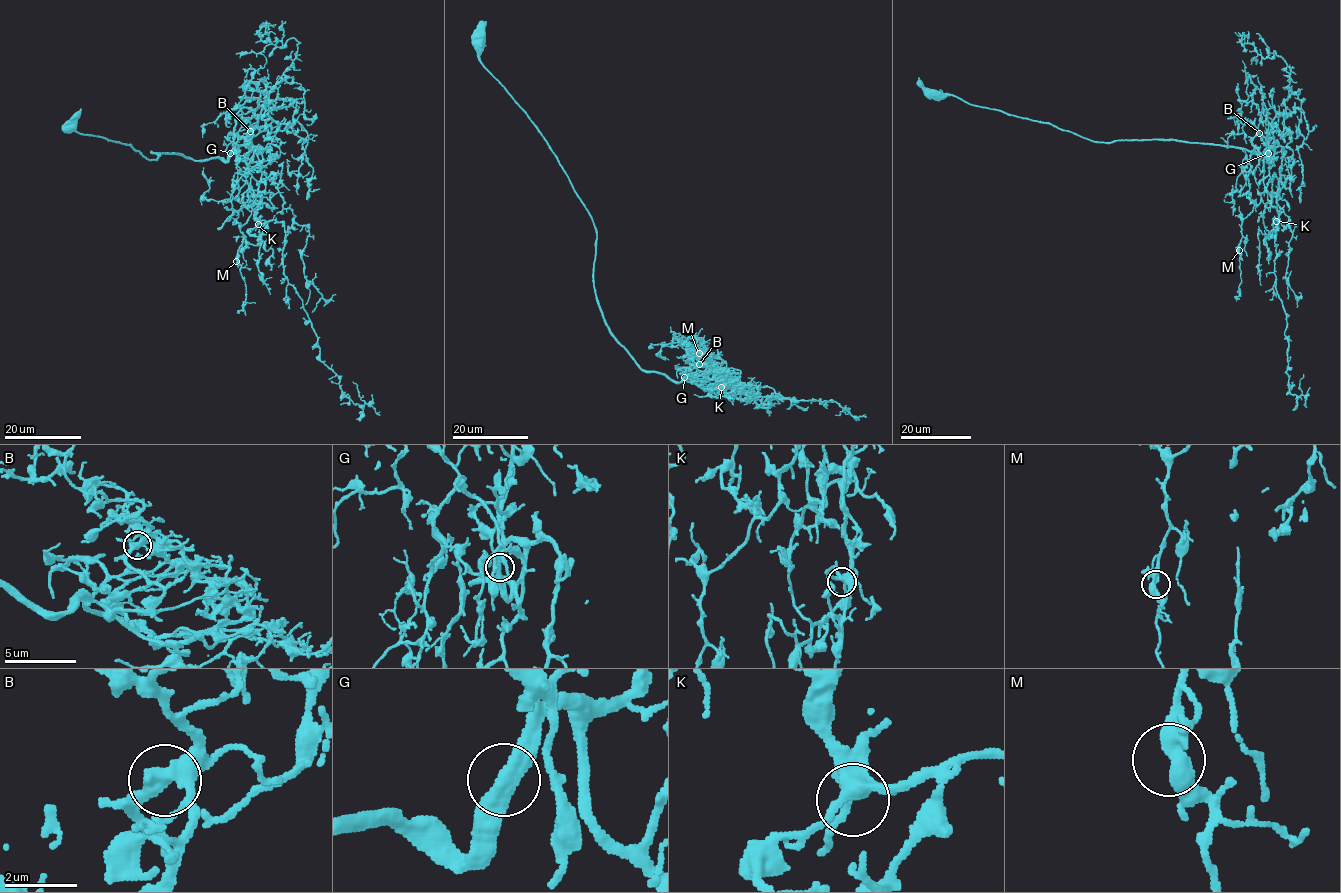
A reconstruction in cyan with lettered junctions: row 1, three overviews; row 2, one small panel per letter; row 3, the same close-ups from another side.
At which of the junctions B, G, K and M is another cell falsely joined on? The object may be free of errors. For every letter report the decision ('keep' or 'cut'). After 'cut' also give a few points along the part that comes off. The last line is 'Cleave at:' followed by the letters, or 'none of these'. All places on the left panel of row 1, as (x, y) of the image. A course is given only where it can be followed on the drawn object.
B: keep
G: keep
K: keep
M: keep
Cleave at: none of these

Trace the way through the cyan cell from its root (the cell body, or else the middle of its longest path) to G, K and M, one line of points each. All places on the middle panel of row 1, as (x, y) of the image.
G: (478, 41), (481, 64), (527, 115), (591, 218), (594, 291), (610, 335), (643, 370), (684, 378)
K: (478, 41), (481, 64), (527, 115), (591, 218), (594, 291), (610, 335), (643, 370), (721, 387)
M: (478, 41), (481, 64), (591, 218), (610, 335), (643, 370), (678, 382), (721, 368), (699, 353)

